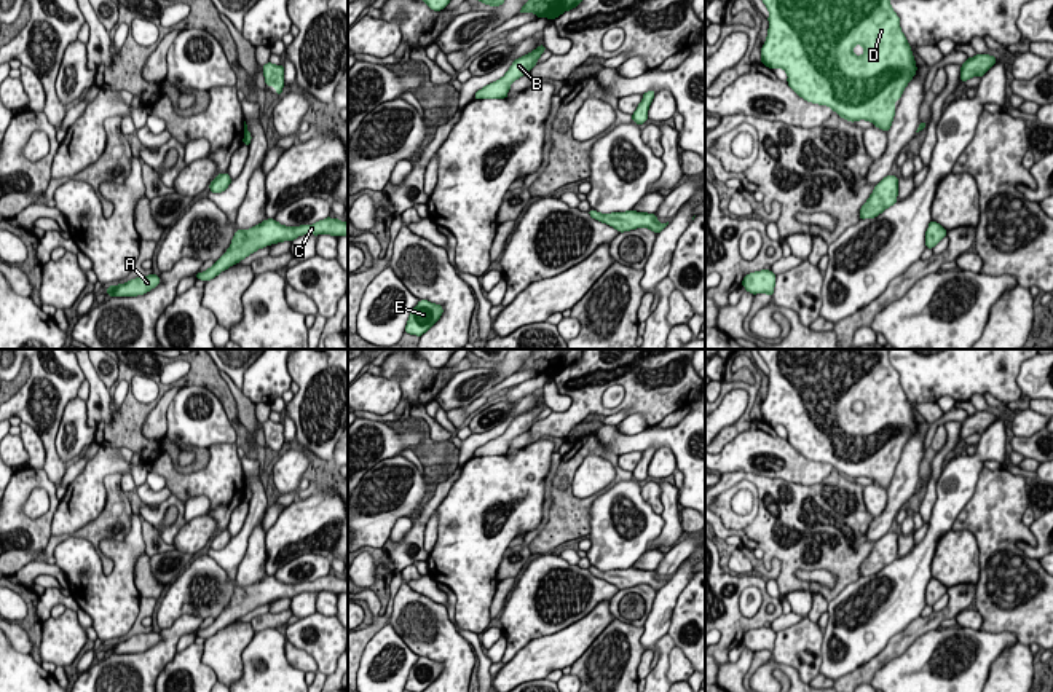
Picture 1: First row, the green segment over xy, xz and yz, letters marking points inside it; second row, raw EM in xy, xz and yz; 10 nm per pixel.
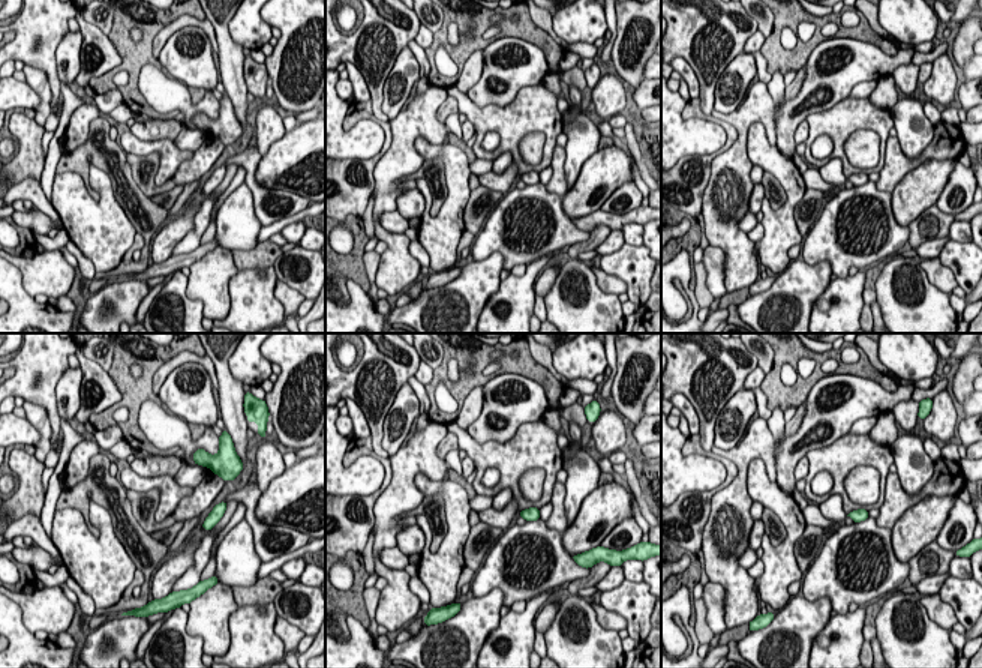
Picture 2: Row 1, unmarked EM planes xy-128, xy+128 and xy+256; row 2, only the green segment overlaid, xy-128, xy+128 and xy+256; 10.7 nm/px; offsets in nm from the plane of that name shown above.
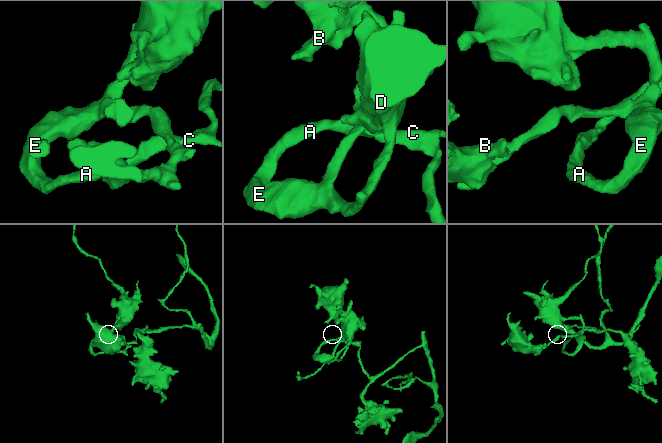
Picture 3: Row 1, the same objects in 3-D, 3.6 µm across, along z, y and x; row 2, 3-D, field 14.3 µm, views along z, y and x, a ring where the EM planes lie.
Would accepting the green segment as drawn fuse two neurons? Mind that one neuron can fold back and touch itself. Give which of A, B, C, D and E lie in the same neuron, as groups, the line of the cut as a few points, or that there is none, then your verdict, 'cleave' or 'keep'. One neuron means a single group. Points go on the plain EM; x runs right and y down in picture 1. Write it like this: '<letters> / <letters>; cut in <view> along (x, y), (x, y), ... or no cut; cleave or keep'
A B C D E; no cut; keep

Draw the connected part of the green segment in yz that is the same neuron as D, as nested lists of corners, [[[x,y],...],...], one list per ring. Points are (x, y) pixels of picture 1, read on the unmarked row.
[[[758,349],[769,367],[767,395],[761,419],[783,426],[788,443],[804,458],[828,462],[847,478],[866,477],[887,490],[895,474],[895,458],[916,432],[916,418],[900,375],[892,367],[887,349]]]

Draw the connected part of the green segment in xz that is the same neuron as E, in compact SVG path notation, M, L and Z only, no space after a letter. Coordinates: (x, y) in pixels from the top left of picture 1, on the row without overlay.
M420 657L408 673L405 690L423 692L426 690L442 673L444 665L428 657Z

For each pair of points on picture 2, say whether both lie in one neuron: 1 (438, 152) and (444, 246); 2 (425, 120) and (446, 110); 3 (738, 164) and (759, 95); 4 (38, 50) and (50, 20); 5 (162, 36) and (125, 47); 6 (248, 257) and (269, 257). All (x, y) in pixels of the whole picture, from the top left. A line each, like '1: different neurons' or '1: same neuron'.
1: same neuron
2: different neurons
3: same neuron
4: same neuron
5: different neurons
6: same neuron

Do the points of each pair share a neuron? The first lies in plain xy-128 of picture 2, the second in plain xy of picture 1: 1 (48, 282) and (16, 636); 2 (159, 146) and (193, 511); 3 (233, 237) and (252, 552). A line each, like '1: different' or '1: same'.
1: same
2: different
3: same

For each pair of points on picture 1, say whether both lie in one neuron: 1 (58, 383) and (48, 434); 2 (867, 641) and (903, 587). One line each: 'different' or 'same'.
1: same
2: same

